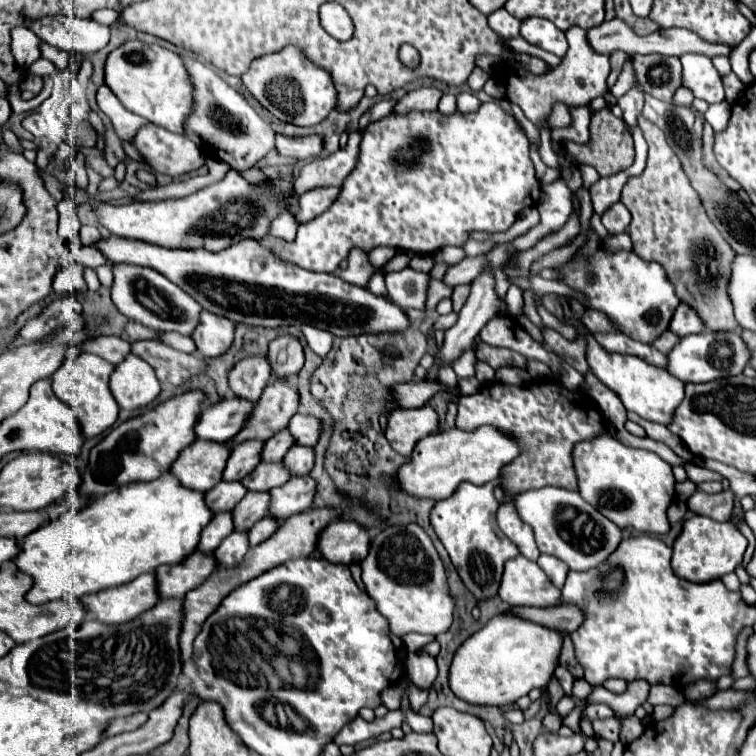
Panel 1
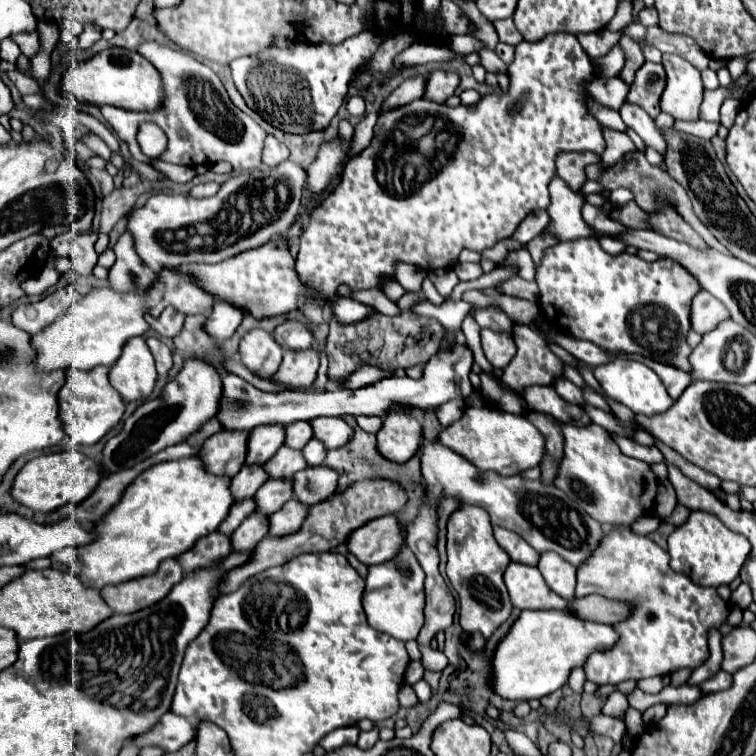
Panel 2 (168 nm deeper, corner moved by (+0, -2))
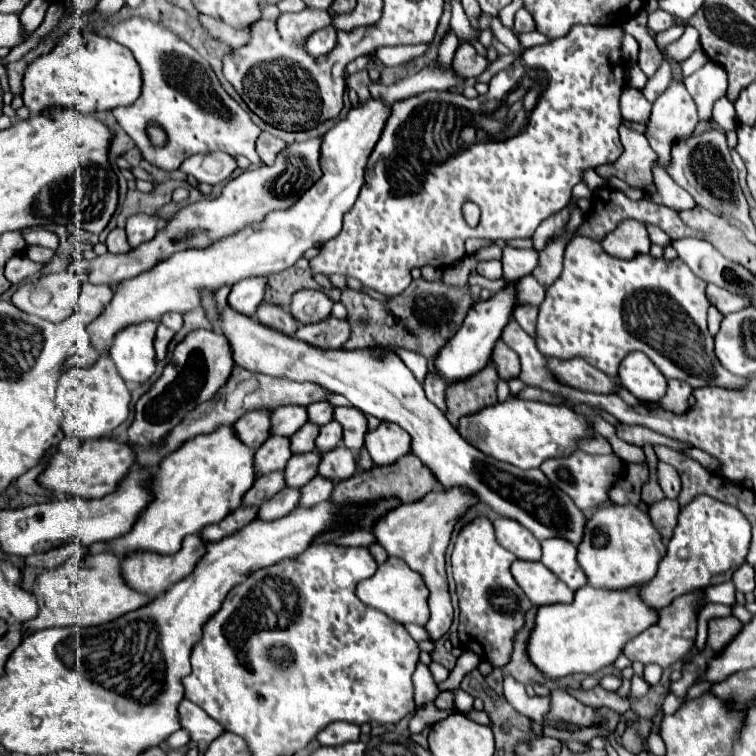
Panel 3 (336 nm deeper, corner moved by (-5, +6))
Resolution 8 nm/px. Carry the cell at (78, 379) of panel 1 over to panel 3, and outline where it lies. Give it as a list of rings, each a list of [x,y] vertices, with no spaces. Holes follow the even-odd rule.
[[[100,356],[100,360],[90,368],[72,368],[62,374],[56,394],[58,406],[64,412],[60,430],[66,438],[88,440],[110,436],[112,430],[118,428],[130,414],[130,392],[108,356]]]

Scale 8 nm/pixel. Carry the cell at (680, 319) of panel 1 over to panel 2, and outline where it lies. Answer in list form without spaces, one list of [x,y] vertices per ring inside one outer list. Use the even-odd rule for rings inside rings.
[[[701,290],[691,302],[691,330],[705,334],[711,332],[719,322],[727,320],[727,308],[715,300],[707,290]]]

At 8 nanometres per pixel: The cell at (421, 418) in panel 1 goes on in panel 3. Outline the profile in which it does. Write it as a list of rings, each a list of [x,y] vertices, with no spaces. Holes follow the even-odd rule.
[[[382,422],[376,430],[366,434],[364,446],[376,466],[386,466],[410,452],[410,436],[396,424]]]

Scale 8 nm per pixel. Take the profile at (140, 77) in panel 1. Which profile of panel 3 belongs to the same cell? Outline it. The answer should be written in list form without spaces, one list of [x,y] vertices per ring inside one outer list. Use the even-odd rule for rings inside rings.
[[[70,28],[48,54],[26,66],[22,86],[24,106],[32,114],[50,106],[70,106],[84,114],[94,114],[134,104],[140,96],[140,68],[128,48],[94,32]]]

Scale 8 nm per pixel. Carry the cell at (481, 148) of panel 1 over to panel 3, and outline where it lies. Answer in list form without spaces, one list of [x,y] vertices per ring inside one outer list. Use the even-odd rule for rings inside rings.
[[[576,24],[570,28],[570,32],[562,38],[550,40],[542,46],[534,46],[526,50],[522,56],[514,60],[510,66],[510,80],[512,86],[504,86],[506,90],[492,90],[486,96],[480,96],[480,104],[476,106],[476,98],[470,100],[458,92],[424,92],[420,96],[412,96],[408,100],[400,100],[392,106],[392,116],[388,118],[388,124],[384,126],[384,136],[380,138],[380,144],[372,150],[372,156],[368,158],[366,172],[364,172],[364,186],[358,194],[356,204],[344,214],[344,228],[342,232],[328,240],[328,244],[322,244],[320,254],[310,260],[312,272],[322,272],[322,274],[350,274],[362,282],[362,286],[376,290],[378,294],[384,294],[388,298],[394,298],[402,294],[410,286],[410,270],[412,268],[422,268],[426,264],[434,268],[448,268],[456,262],[460,262],[466,254],[464,250],[464,240],[468,238],[488,238],[488,240],[510,240],[510,238],[530,238],[532,232],[540,226],[542,220],[548,216],[560,212],[564,206],[568,206],[572,198],[572,188],[582,180],[584,172],[602,164],[612,164],[618,160],[618,156],[624,152],[620,138],[618,138],[618,128],[622,124],[622,114],[620,114],[620,94],[626,86],[626,64],[622,58],[622,36],[624,30],[620,26],[582,26]],[[622,62],[622,80],[616,78],[616,70],[620,68]],[[466,202],[474,202],[480,208],[480,224],[476,228],[470,228],[464,220],[462,206]]]

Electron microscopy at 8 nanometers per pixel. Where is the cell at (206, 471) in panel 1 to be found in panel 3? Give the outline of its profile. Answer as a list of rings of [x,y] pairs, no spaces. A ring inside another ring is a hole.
[[[266,408],[246,412],[234,424],[236,426],[236,434],[252,450],[258,450],[260,444],[264,444],[264,440],[270,436],[270,416],[272,416],[272,410],[266,410]]]

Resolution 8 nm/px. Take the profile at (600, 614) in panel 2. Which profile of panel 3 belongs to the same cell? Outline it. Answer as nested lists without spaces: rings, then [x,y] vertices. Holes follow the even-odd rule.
[[[706,494],[696,496],[680,510],[678,526],[668,542],[666,556],[660,560],[656,576],[642,586],[642,598],[646,604],[660,610],[682,594],[728,582],[734,570],[746,562],[752,536],[750,530],[752,526],[748,518],[738,508]]]

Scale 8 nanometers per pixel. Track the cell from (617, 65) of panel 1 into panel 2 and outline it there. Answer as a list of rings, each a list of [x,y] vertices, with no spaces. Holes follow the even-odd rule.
[[[623,36],[623,38],[619,40],[619,46],[623,48],[623,54],[625,54],[625,66],[623,66],[623,70],[619,72],[619,78],[621,78],[625,84],[631,84],[635,72],[637,72],[637,70],[641,68],[641,64],[645,62],[645,60],[643,60],[643,52],[641,52],[639,44],[637,44],[635,40],[627,38],[627,36]]]

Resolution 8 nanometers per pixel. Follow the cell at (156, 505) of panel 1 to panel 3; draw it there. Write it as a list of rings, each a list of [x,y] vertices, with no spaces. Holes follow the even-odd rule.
[[[218,426],[214,432],[190,438],[178,450],[170,452],[158,466],[152,480],[154,502],[138,516],[134,528],[110,540],[112,554],[126,556],[136,550],[174,554],[188,534],[198,534],[204,526],[220,522],[228,512],[242,506],[244,494],[256,480],[254,450],[240,442],[232,426]]]

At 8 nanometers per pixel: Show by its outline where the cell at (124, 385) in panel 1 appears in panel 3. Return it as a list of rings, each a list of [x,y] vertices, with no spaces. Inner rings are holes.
[[[140,322],[120,330],[112,342],[110,358],[128,386],[146,382],[156,370],[154,334],[156,322]]]

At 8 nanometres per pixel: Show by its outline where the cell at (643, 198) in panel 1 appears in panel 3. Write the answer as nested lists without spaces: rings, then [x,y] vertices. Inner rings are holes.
[[[624,88],[622,98],[620,98],[620,110],[624,120],[632,120],[632,122],[640,122],[644,120],[644,116],[648,116],[648,108],[652,108],[652,104],[644,98],[644,94],[636,88]]]

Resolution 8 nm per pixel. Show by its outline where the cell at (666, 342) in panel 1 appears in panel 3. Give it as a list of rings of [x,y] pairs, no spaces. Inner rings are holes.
[[[710,306],[710,308],[708,308],[708,330],[712,332],[712,336],[716,336],[716,332],[718,332],[718,328],[720,328],[722,318],[724,318],[724,314],[722,314],[722,312],[718,312],[718,310],[716,310],[716,306]]]

